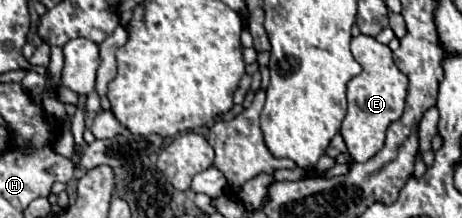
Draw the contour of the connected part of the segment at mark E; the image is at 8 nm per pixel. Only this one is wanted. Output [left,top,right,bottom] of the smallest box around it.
[340,37,408,163]

